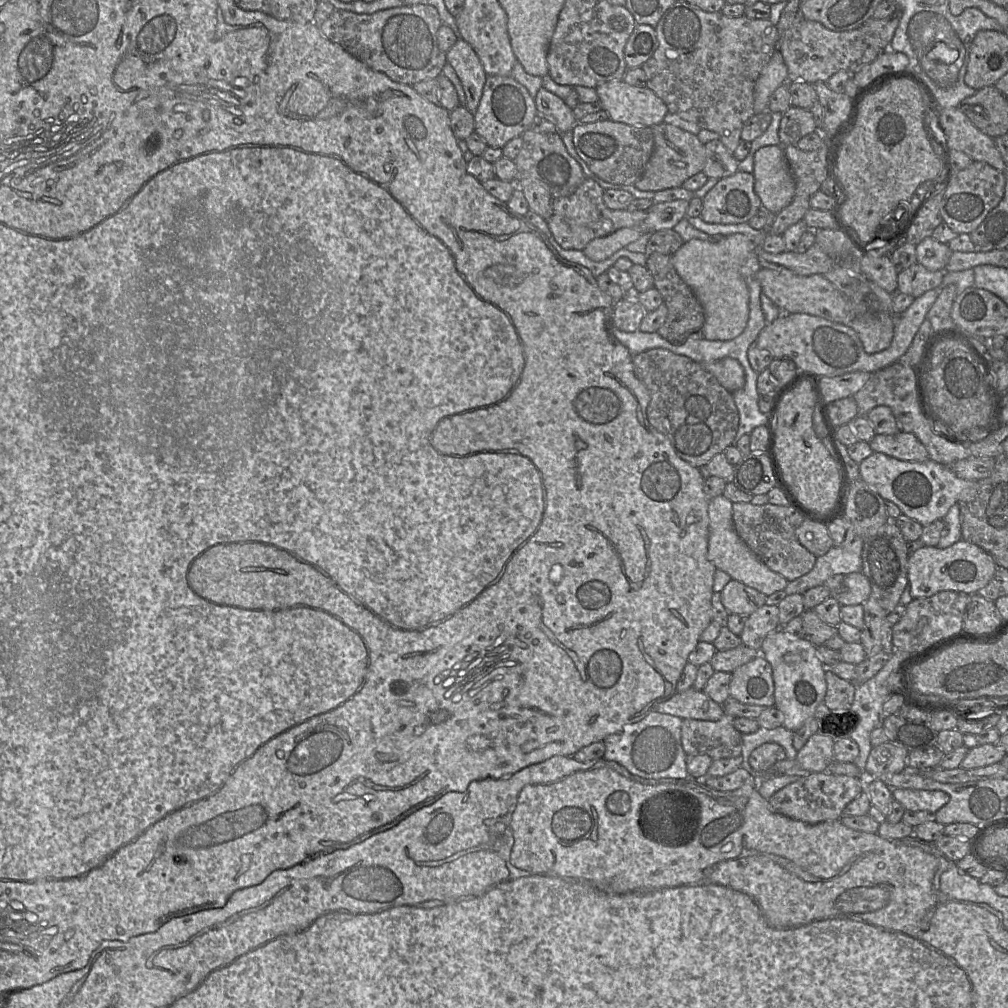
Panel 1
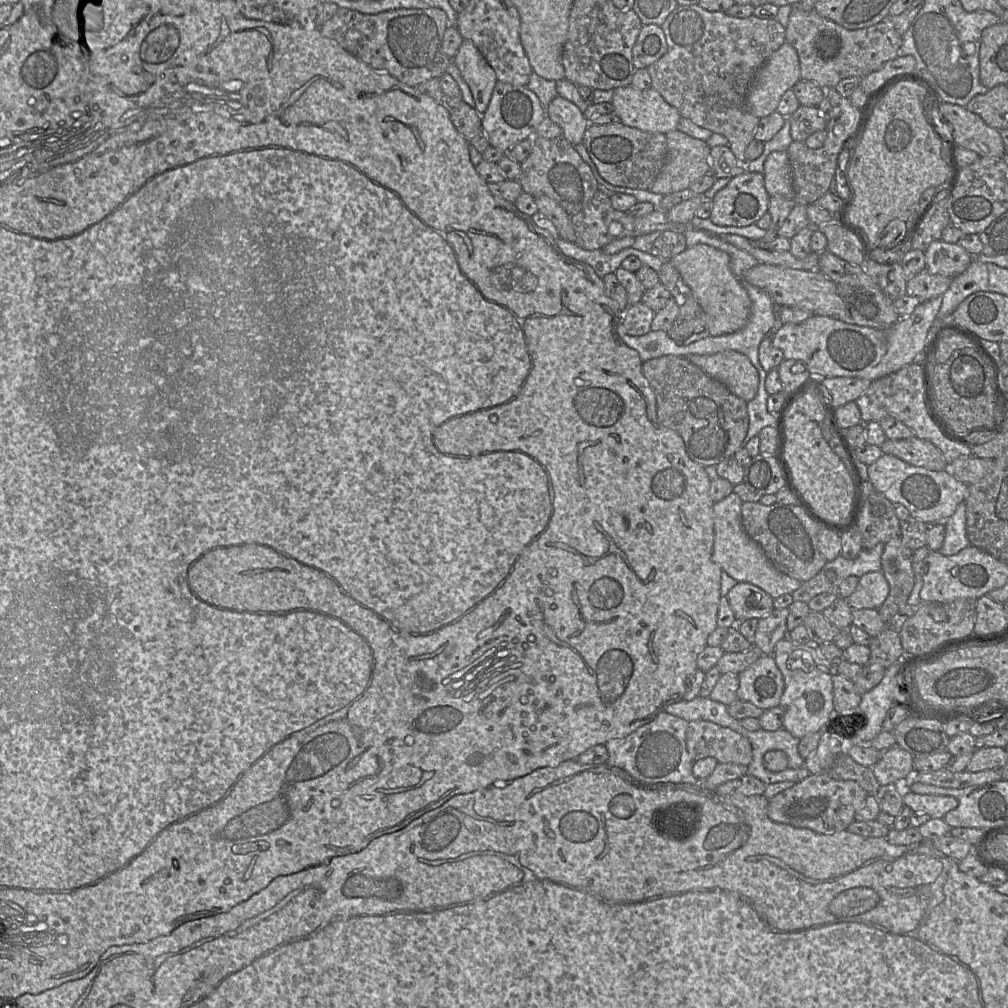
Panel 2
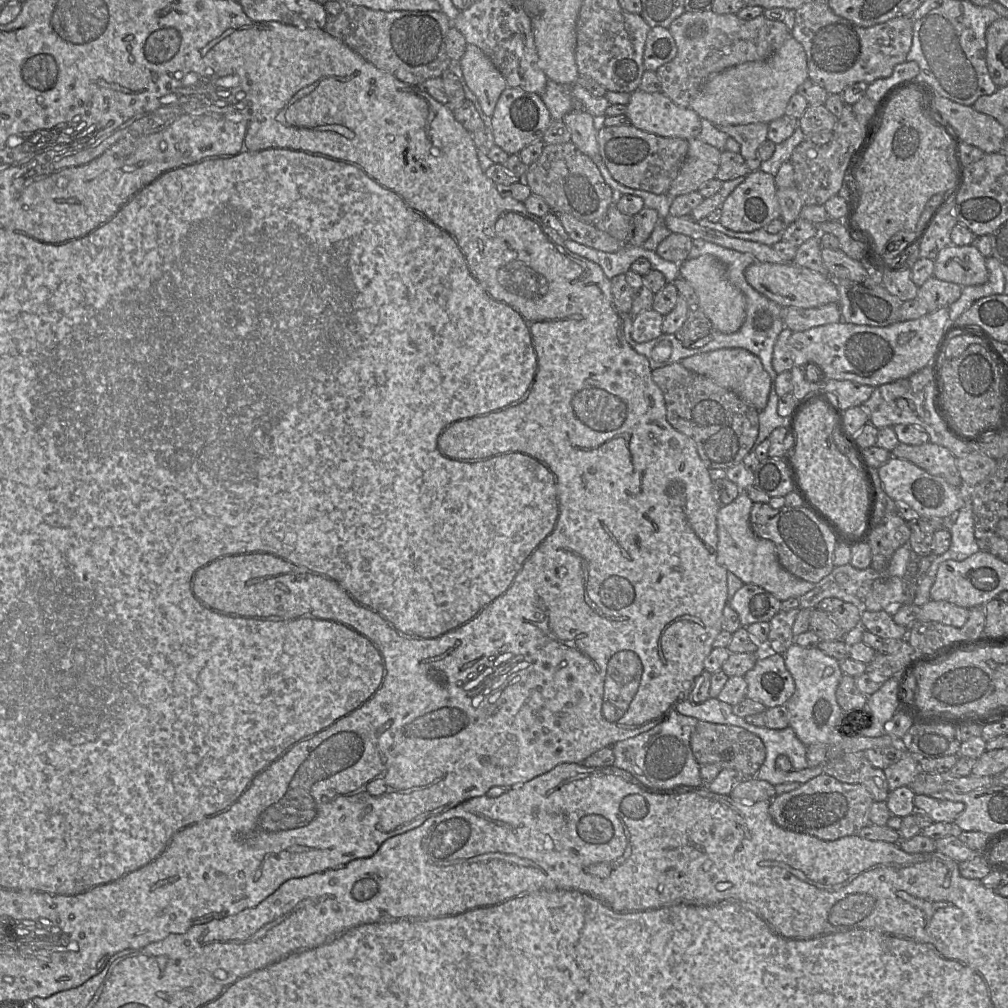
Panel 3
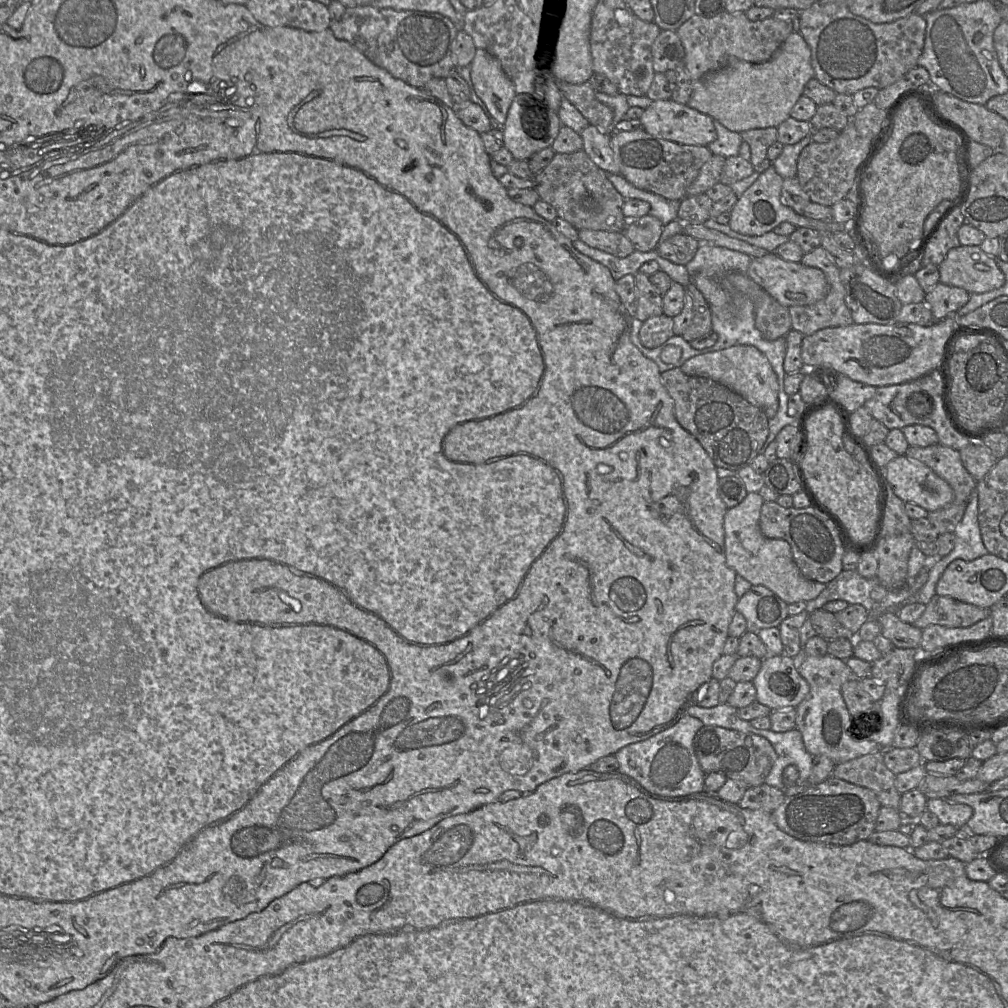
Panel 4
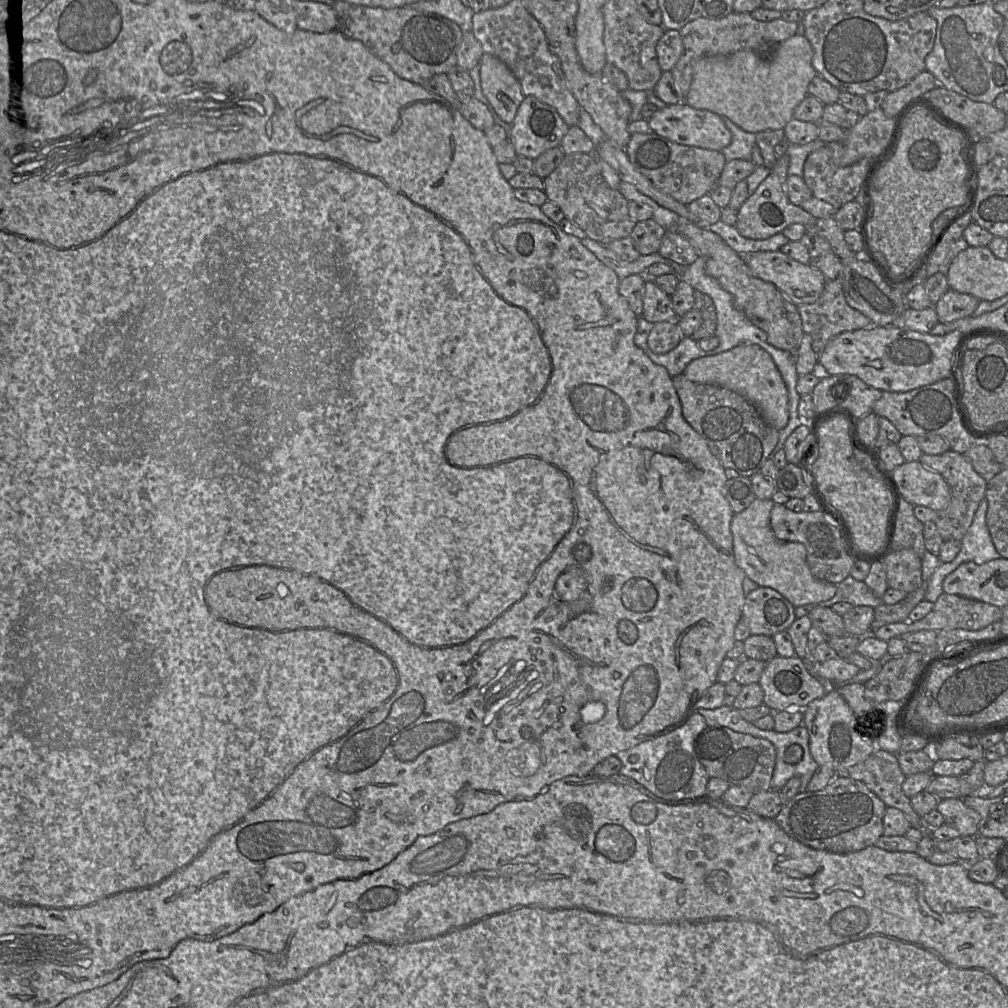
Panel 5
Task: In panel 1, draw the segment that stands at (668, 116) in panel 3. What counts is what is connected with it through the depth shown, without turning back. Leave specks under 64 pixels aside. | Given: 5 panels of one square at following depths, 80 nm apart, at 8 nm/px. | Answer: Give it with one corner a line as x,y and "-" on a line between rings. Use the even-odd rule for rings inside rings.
611,81
595,88
598,103
607,112
609,120
631,126
653,127
664,122
669,113
666,104
649,88
634,87
622,81

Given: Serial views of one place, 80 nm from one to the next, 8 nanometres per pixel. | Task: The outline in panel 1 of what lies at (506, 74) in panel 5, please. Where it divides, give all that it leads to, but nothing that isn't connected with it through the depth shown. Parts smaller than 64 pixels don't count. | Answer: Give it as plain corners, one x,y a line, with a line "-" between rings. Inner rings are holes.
459,38
446,52
446,59
455,70
464,91
464,104
461,105
474,114
488,76
479,57
466,41

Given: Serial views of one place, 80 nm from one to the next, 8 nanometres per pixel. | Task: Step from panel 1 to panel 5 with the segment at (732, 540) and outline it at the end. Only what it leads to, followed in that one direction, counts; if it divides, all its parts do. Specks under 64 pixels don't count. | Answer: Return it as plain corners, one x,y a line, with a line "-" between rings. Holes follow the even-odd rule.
756,498
745,510
733,515
730,530
735,563
760,587
776,590
794,607
817,605
831,599
837,591
837,585
820,580
812,574
807,564
805,546
798,542
780,540
774,535
770,525
770,513
774,504
770,499

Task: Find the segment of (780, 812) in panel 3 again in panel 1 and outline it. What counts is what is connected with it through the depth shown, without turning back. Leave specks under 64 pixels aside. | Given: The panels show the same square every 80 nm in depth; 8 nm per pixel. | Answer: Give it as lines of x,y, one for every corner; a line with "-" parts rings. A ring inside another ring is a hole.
827,771
809,773
777,791
768,801
773,812
807,824
840,820
845,807
865,790
864,778
834,775

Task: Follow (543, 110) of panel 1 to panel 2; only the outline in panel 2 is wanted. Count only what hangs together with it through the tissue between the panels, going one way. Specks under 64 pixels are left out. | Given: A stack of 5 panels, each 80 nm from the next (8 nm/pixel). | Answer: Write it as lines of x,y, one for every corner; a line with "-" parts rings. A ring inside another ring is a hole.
557,96
549,103
545,111
546,116
561,127
562,137
566,141
572,145
582,144
584,133
590,124
578,106

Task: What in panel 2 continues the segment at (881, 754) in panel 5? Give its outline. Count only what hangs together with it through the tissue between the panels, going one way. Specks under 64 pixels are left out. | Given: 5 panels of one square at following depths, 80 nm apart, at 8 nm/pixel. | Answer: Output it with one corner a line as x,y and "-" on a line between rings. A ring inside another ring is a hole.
839,755
825,770
830,777
837,780
854,780
869,794
875,796
880,783
872,768
857,763
849,755

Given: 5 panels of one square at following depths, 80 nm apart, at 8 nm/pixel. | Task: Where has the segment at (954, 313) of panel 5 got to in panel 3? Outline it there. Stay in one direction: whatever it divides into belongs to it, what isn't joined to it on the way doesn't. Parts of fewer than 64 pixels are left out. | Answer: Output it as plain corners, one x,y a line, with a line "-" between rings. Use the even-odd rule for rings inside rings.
930,277
918,287
917,299
927,308
928,312
940,308
948,308
957,301
962,293
962,286

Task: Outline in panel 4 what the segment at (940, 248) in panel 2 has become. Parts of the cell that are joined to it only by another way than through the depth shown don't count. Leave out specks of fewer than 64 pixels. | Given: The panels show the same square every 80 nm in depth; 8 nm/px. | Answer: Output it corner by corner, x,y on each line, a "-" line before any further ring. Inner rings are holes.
960,245
952,248
938,266
940,283
963,288
970,294
980,294
1000,288
1005,284
1005,274
997,265
996,258
985,253
980,246

